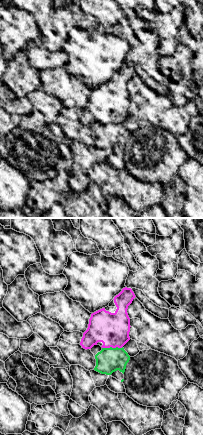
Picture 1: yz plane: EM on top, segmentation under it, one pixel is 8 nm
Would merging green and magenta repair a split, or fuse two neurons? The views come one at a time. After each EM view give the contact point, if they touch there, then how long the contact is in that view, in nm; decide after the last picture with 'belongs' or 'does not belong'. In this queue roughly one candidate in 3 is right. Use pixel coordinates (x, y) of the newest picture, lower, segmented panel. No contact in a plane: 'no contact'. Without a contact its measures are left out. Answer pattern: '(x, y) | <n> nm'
(111, 347) | 170 nm

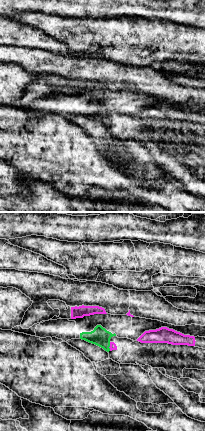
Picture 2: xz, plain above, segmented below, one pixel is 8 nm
(109, 346) | 70 nm

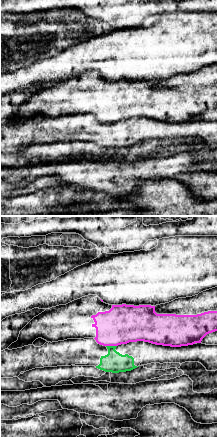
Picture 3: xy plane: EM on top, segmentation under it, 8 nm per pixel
(111, 346) | 90 nm

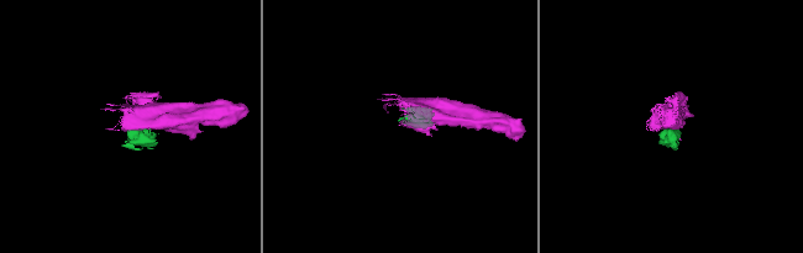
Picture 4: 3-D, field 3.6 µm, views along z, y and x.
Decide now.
does not belong

